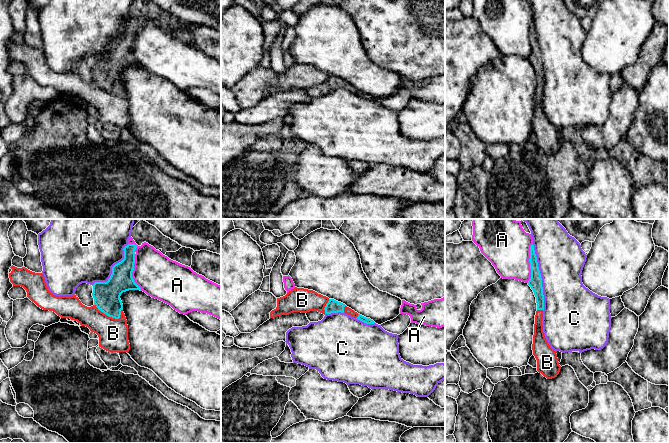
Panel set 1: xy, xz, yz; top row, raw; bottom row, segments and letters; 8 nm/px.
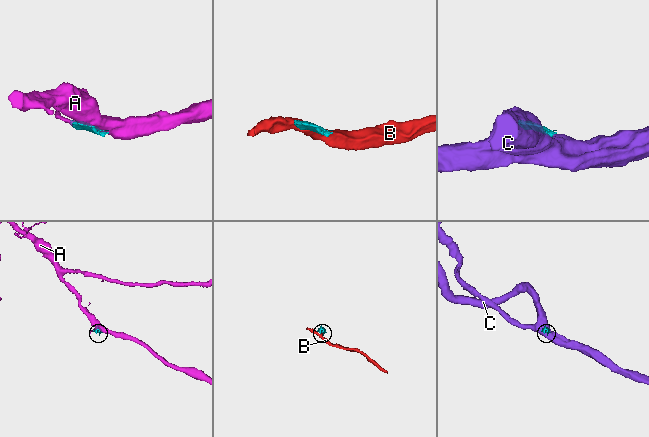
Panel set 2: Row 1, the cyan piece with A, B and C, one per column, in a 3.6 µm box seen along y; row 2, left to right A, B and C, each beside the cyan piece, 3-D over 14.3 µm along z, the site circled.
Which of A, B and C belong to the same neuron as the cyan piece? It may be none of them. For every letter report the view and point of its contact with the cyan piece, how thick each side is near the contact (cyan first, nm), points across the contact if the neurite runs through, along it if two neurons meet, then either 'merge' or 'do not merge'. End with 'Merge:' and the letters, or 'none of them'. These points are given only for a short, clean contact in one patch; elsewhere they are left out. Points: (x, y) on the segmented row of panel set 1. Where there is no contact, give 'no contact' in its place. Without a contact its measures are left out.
A: meets cyan in yz at (530, 263); 110 nm thick on the cyan side, 380 nm on the other; do not merge
B: meets cyan in xy at (107, 315); 220 nm thick on the cyan side, 240 nm on the other; merge
C: meets cyan in yz at (540, 277); 110 nm thick on the cyan side, 380 nm on the other; do not merge
Merge: B

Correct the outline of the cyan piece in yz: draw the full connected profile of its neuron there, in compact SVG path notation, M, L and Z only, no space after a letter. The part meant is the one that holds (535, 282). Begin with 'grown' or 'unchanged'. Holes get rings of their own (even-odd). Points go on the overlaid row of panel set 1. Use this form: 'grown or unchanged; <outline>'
grown; M533 244L530 246L529 262L531 278L528 281L528 285L533 290L537 303L532 350L533 355L537 360L537 371L547 379L552 379L557 377L561 366L559 365L556 351L550 347L543 332L542 319L544 310L544 295L542 278Z

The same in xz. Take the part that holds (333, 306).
grown; M295 287L283 297L277 298L277 307L270 312L270 318L281 315L289 315L293 312L307 313L318 311L322 314L346 313L366 324L374 324L370 318L366 318L345 304L326 296L318 294L313 290Z

